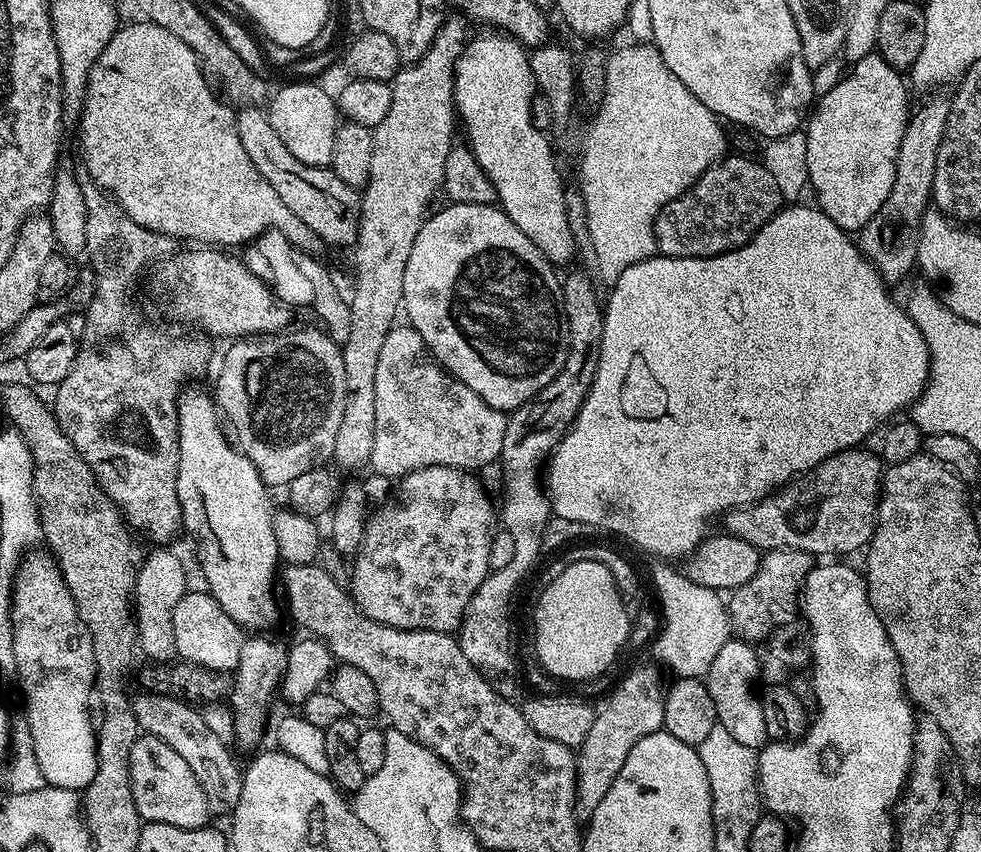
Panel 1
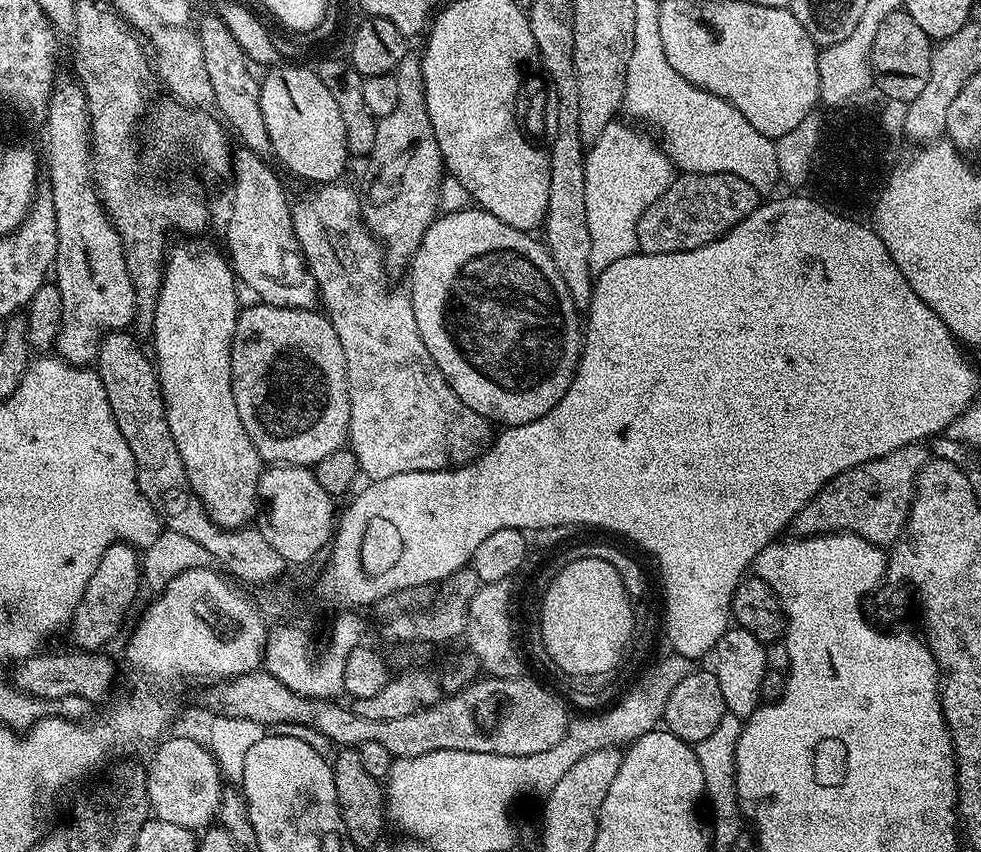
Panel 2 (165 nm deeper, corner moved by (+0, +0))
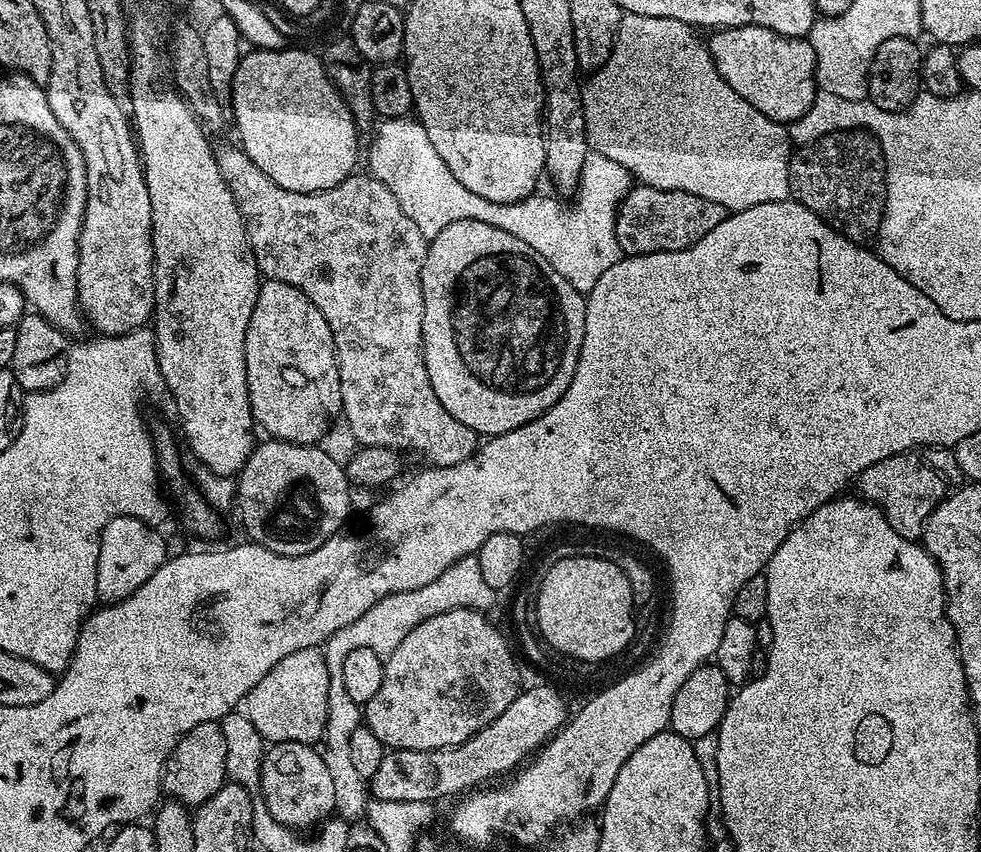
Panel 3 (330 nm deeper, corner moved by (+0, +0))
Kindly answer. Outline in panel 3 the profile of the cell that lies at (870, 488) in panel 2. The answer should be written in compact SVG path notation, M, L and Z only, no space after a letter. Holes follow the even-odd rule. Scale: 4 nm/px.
M925 446L899 452L882 462L874 462L858 477L859 495L869 504L876 505L880 513L902 534L902 538L919 541L930 514L944 501L950 490L961 487L962 477L955 451L948 446Z

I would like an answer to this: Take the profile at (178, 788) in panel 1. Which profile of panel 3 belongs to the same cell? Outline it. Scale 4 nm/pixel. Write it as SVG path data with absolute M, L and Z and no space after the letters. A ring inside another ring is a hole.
M213 722L194 726L194 730L182 737L178 746L174 746L164 764L162 788L173 801L180 801L185 806L199 806L214 798L227 780L226 738L222 738L219 723Z

